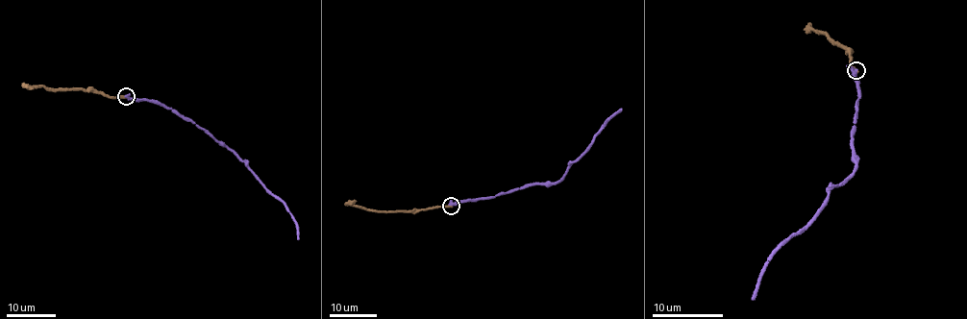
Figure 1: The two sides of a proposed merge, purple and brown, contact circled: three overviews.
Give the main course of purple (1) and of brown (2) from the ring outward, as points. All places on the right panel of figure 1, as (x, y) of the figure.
1: (856, 69), (852, 135), (857, 162), (805, 228), (777, 251), (753, 299)
2: (856, 69), (849, 66), (850, 54), (825, 33), (806, 25)

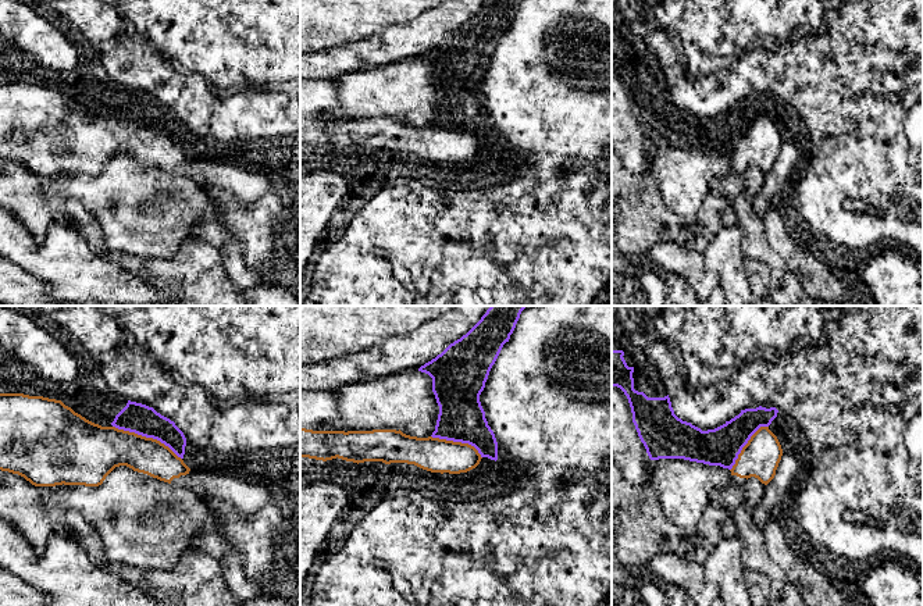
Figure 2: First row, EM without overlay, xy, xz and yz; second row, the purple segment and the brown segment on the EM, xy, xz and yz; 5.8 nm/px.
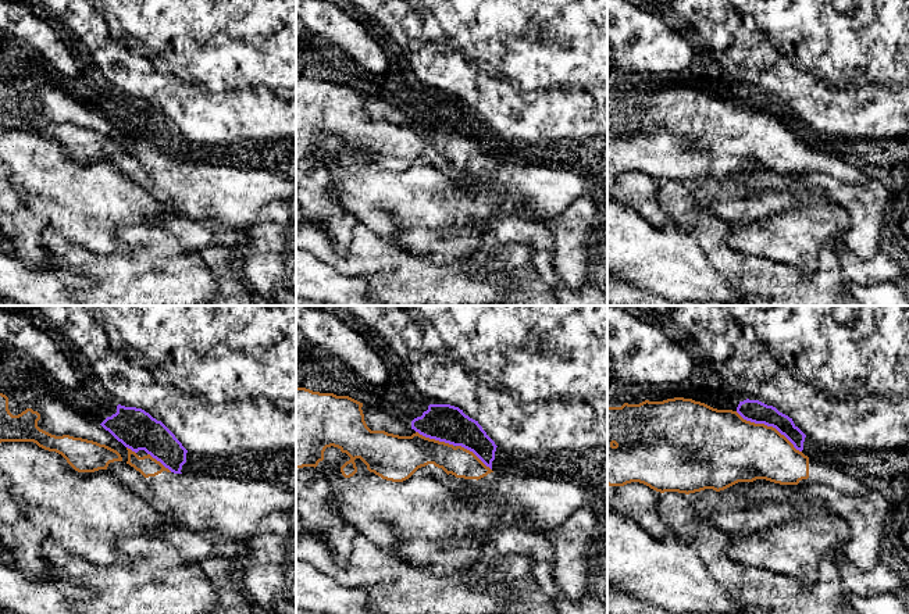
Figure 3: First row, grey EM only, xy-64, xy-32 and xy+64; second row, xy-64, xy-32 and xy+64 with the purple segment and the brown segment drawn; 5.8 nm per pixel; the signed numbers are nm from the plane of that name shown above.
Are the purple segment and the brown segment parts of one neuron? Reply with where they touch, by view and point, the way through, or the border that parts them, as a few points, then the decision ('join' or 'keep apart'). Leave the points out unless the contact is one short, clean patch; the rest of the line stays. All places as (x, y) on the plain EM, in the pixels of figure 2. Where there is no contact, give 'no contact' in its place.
meets purple in xy at (148, 125); keep apart

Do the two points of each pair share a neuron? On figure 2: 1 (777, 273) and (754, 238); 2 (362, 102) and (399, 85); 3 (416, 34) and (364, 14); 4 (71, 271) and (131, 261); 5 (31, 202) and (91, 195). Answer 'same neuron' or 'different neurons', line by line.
1: same neuron
2: same neuron
3: different neurons
4: different neurons
5: different neurons

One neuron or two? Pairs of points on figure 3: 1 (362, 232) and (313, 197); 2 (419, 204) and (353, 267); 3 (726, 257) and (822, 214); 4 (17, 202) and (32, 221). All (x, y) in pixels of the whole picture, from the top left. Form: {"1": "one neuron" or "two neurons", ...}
{"1": "two neurons", "2": "two neurons", "3": "two neurons", "4": "one neuron"}

